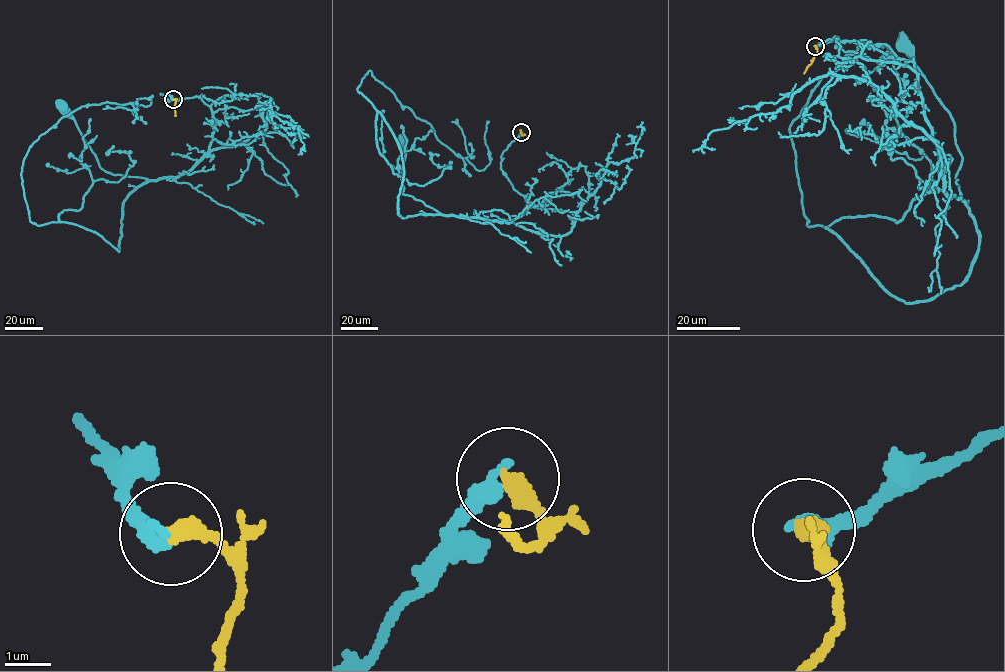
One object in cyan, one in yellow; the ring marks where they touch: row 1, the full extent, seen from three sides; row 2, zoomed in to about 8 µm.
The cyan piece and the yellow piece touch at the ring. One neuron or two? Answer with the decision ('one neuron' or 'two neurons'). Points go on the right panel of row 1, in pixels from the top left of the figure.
two neurons

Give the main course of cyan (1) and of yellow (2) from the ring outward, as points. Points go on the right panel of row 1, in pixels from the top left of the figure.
1: (815, 46), (862, 39), (895, 60), (912, 61), (943, 188), (962, 196), (953, 119), (902, 42)
2: (815, 46), (817, 54), (804, 73)

